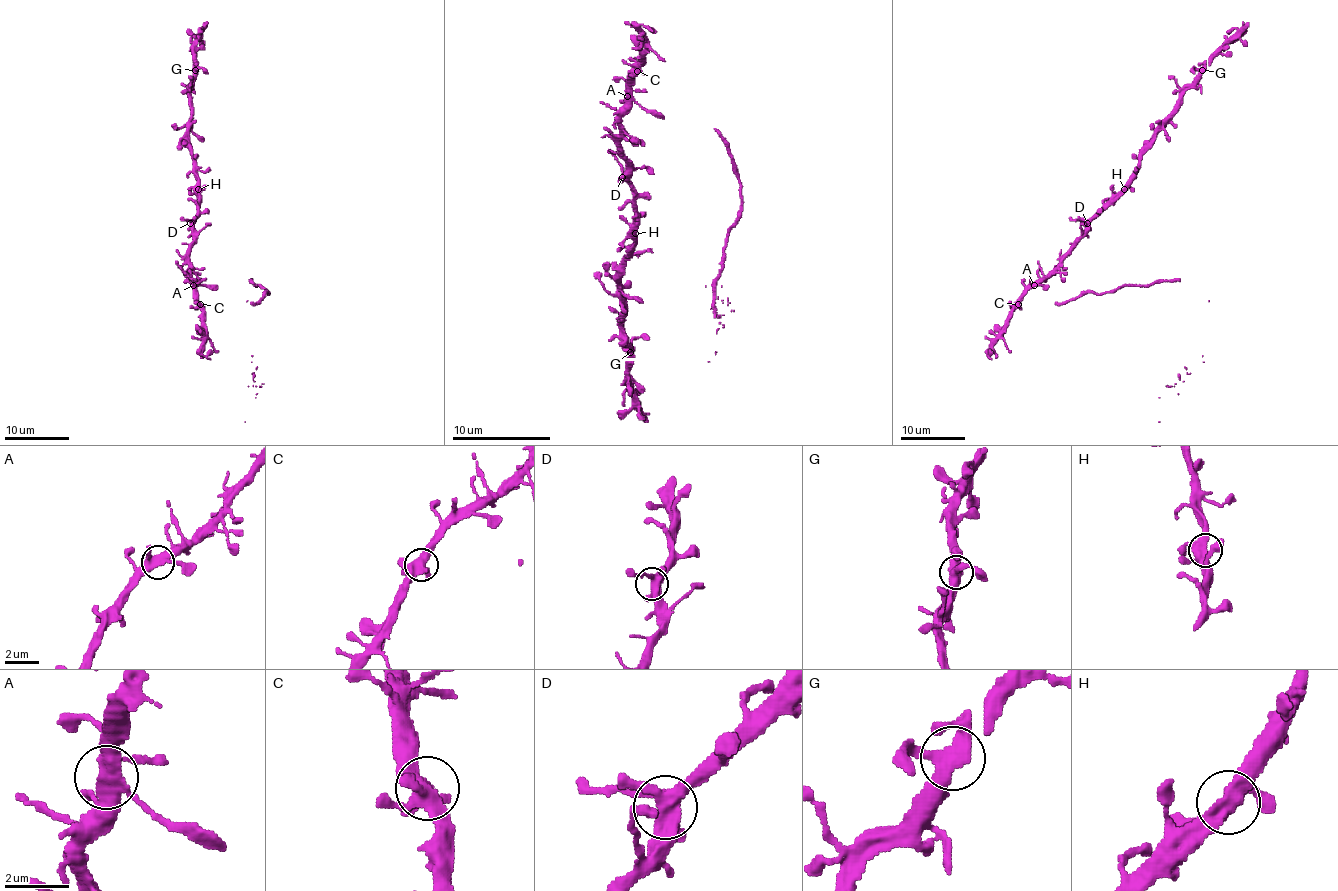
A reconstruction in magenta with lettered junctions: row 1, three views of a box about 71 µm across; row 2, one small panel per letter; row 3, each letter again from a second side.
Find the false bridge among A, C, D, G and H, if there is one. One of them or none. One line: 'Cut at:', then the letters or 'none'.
Cut at: none

